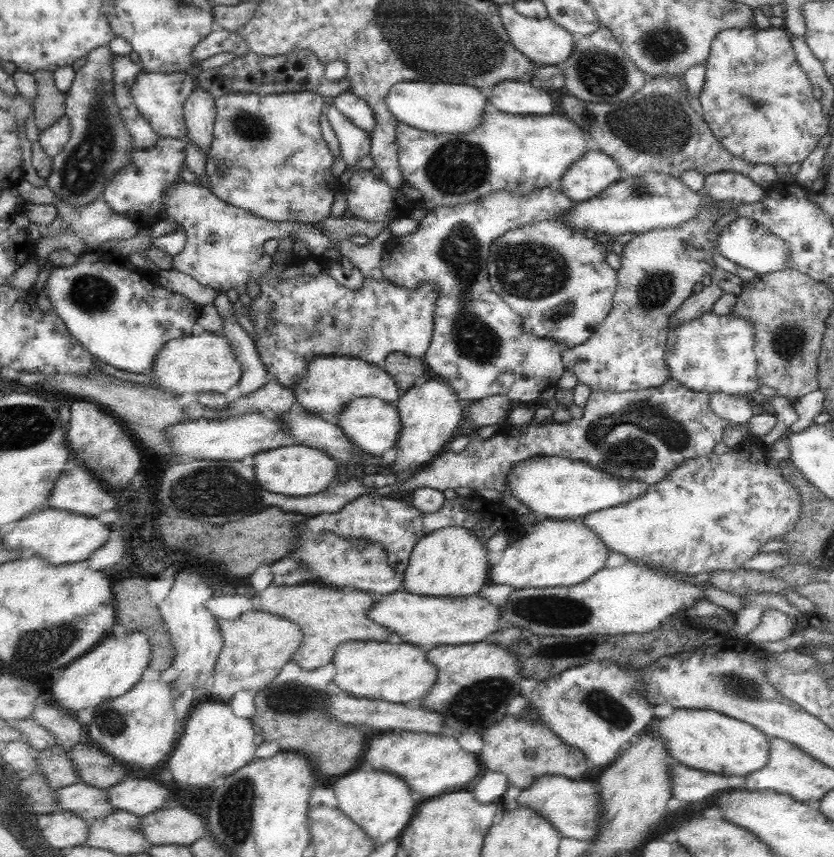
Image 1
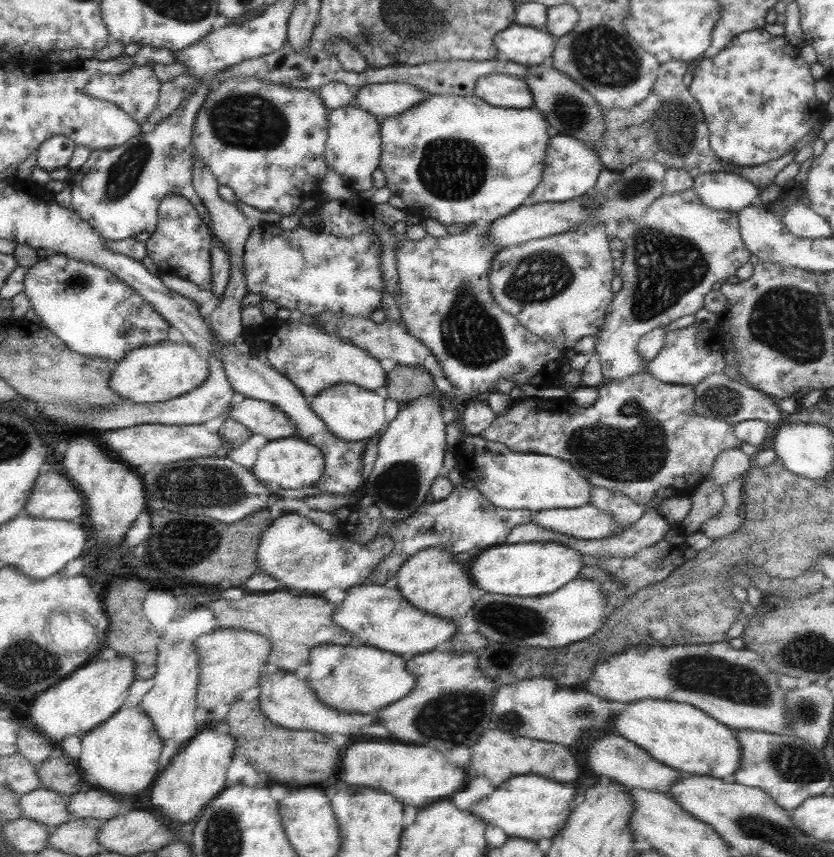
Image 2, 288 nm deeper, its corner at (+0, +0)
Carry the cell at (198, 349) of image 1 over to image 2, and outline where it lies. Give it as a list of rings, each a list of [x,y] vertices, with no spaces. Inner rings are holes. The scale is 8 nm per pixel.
[[[163,340],[159,344],[125,352],[125,356],[113,364],[109,390],[113,390],[117,398],[133,404],[167,402],[193,392],[193,388],[197,388],[207,378],[207,372],[209,372],[209,362],[197,356],[197,352],[189,344]]]

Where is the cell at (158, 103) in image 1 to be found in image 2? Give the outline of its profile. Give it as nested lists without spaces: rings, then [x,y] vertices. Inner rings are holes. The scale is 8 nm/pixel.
[[[143,66],[143,68],[133,68],[125,74],[99,74],[99,72],[93,72],[91,80],[89,80],[89,84],[85,86],[83,92],[89,94],[91,98],[107,100],[107,102],[119,106],[123,112],[127,112],[129,116],[133,116],[133,120],[137,120],[141,124],[153,112],[153,108],[157,108],[159,88],[161,88],[161,82],[157,80],[153,68]]]

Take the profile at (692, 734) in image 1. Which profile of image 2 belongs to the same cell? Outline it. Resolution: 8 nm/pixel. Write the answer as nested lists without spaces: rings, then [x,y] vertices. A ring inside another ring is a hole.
[[[667,700],[631,702],[623,712],[619,714],[615,712],[611,722],[611,732],[633,742],[645,754],[653,756],[655,762],[671,768],[681,778],[725,776],[723,780],[731,780],[731,776],[741,766],[741,746],[737,744],[737,734],[691,704],[679,704]]]

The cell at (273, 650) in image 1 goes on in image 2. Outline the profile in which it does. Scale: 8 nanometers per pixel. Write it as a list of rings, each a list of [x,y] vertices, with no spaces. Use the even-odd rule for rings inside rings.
[[[215,628],[211,634],[199,636],[195,642],[199,676],[197,676],[197,694],[195,702],[199,710],[213,712],[217,704],[233,704],[239,692],[255,688],[261,678],[261,668],[267,664],[269,640],[255,632],[235,630],[235,628]]]

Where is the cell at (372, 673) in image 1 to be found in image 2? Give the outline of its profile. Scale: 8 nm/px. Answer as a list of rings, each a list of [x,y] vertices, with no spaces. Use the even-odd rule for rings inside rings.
[[[323,644],[309,652],[307,686],[317,700],[337,712],[377,714],[389,704],[407,696],[413,690],[415,678],[405,668],[405,658],[369,646],[337,646]]]

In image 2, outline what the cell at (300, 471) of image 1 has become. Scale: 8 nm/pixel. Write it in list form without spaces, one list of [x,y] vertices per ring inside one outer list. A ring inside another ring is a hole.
[[[295,436],[267,442],[257,450],[257,458],[253,460],[253,476],[261,480],[263,484],[279,490],[301,490],[301,488],[313,488],[313,484],[323,476],[325,460],[317,446],[297,440]]]

